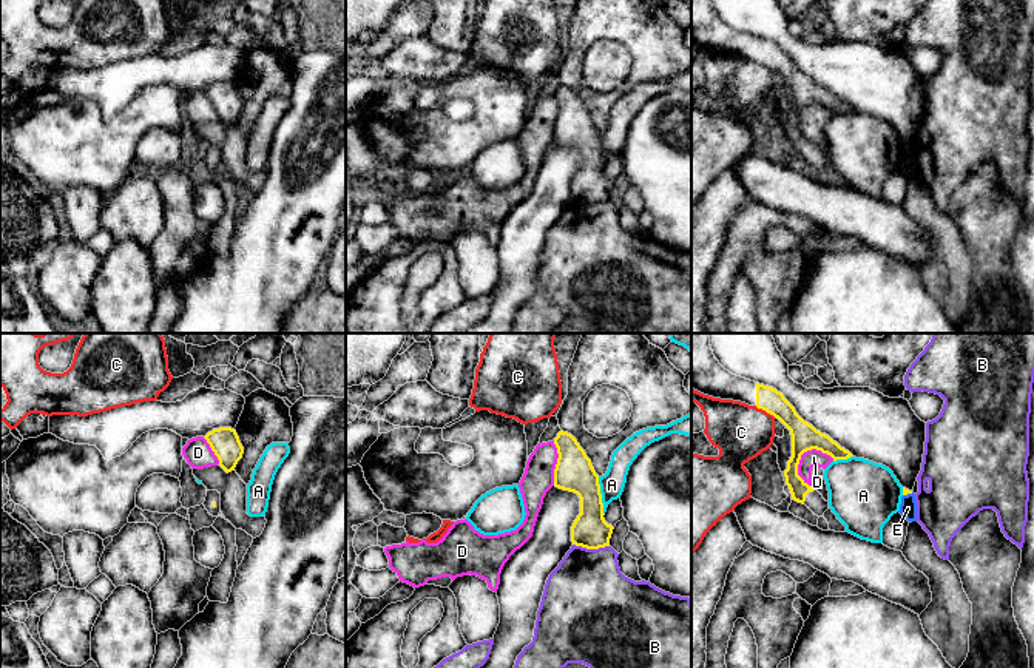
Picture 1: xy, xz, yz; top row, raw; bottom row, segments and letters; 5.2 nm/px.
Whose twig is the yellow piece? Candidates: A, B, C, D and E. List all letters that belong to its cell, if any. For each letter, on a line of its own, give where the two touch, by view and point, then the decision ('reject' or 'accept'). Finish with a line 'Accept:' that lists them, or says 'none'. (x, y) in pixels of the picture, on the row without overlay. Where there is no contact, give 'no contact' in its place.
A: xz (601, 150) | reject
B: xz (591, 202) | reject
C: yz (766, 65) | reject
D: yz (807, 104) | reject
E: yz (908, 147) | reject
Accept: none

